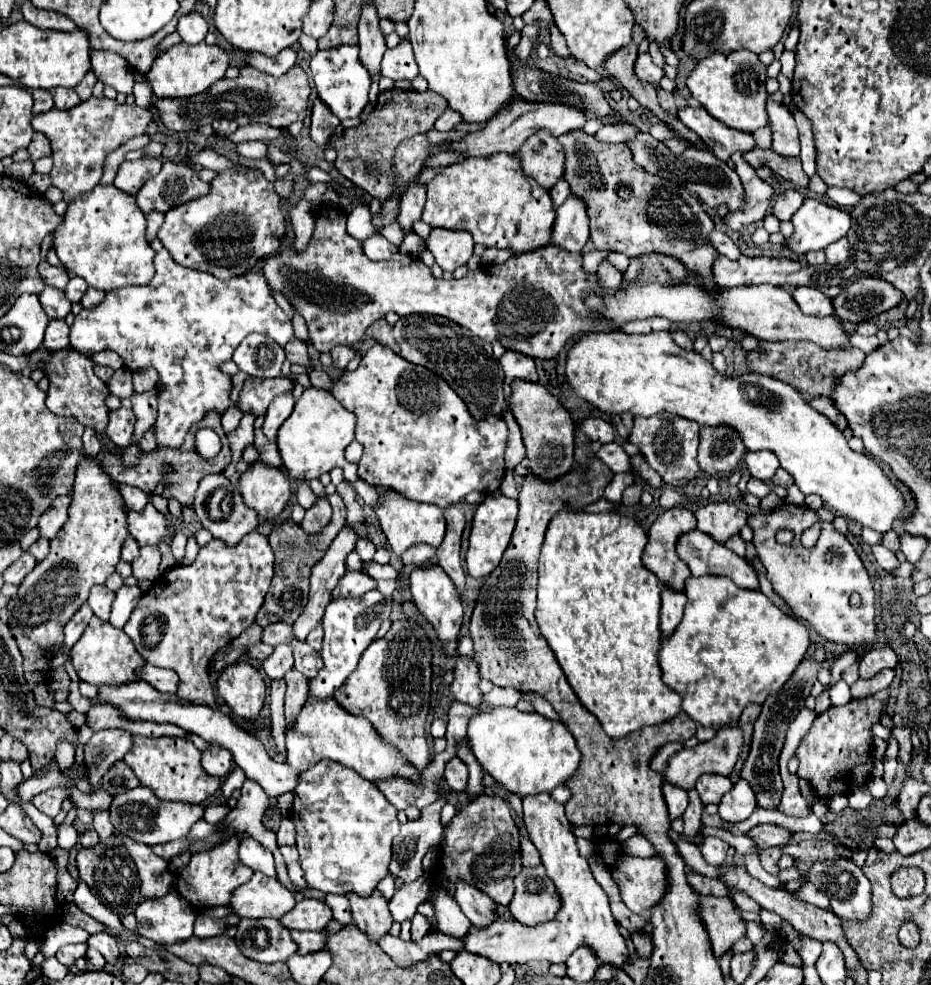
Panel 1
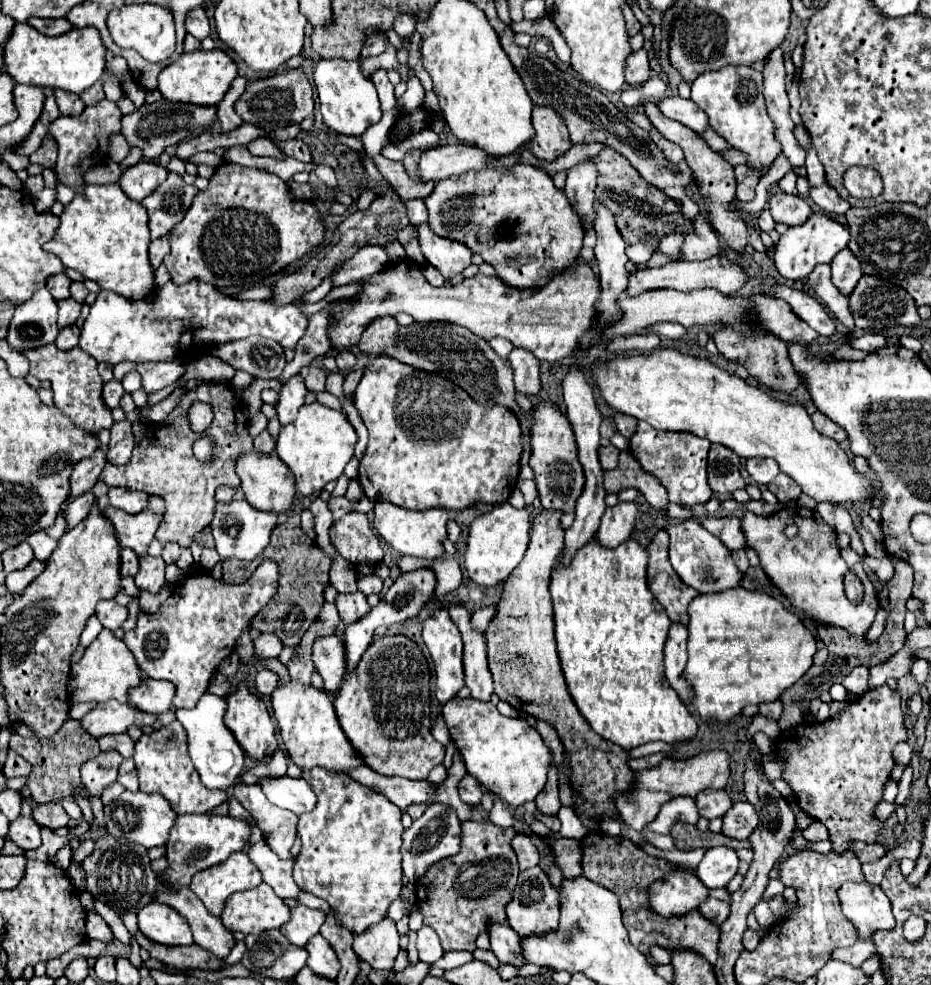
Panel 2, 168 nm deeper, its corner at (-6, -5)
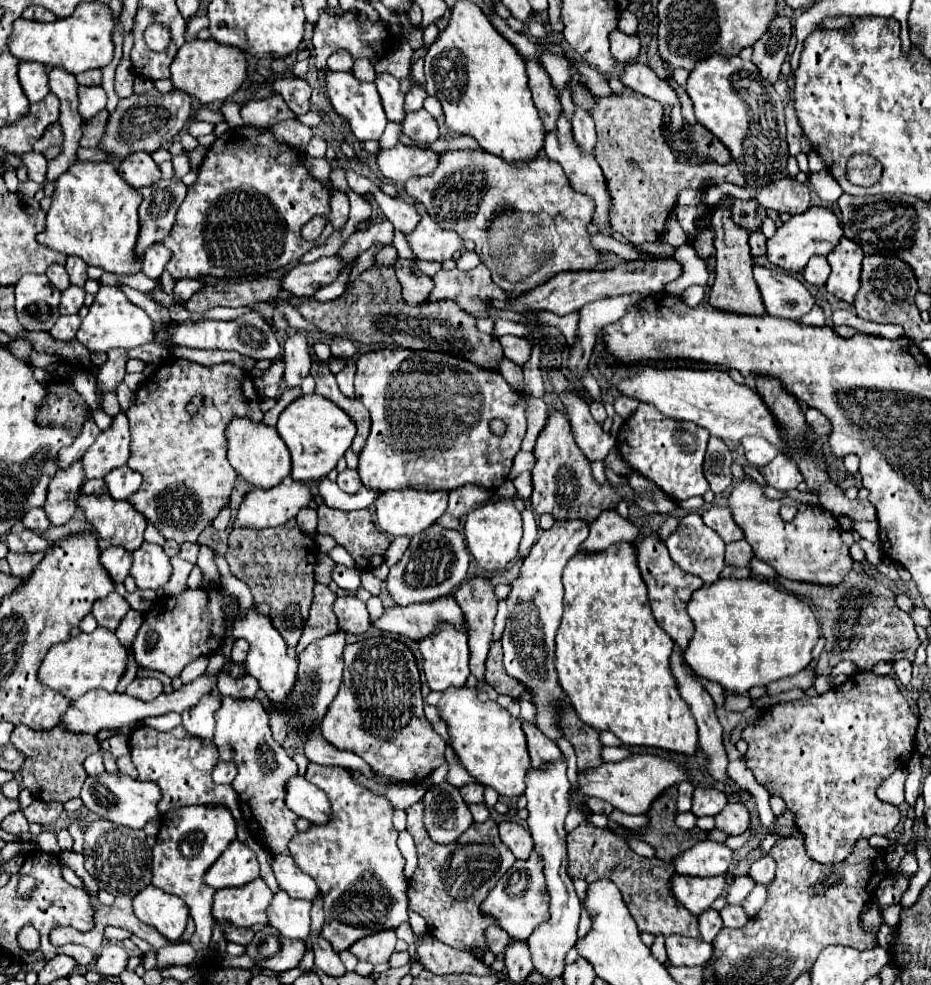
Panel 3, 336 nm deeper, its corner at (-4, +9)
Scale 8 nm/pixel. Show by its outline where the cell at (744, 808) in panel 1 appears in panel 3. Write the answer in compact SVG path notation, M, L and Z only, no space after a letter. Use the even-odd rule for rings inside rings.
M728 802L726 808L720 814L716 814L716 828L726 834L738 836L746 832L748 826L750 826L750 812L744 802Z

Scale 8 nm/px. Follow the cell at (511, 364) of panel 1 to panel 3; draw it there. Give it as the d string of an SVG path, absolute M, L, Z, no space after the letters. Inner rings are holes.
M500 336L498 340L504 348L504 356L508 360L512 360L514 364L524 366L530 360L532 344L528 342L528 338L524 338L524 336Z

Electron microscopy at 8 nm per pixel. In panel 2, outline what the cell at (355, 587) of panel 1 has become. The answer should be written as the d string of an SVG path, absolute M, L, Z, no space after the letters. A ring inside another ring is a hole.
M362 592L340 594L336 600L336 608L344 624L354 624L354 620L360 620L362 616L366 616L366 612L370 612L370 606Z

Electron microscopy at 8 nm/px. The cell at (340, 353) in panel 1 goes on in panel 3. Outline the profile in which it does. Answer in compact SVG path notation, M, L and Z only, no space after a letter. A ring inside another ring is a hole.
M336 336L332 342L330 342L330 348L332 348L332 356L334 358L352 358L356 354L356 346L352 340L348 338L342 338L342 336Z

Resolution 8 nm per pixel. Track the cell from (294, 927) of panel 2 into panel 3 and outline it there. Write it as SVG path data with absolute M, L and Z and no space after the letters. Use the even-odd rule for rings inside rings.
M284 890L274 894L272 906L268 908L268 922L286 938L306 940L310 934L310 900L290 898Z

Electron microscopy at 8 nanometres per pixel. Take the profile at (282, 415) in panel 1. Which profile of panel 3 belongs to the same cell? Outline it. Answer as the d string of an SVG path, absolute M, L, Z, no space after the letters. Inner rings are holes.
M302 332L292 334L284 344L284 382L286 388L296 388L310 372L310 350Z

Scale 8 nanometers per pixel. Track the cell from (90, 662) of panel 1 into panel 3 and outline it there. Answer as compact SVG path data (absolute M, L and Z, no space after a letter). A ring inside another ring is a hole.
M98 626L94 632L80 632L76 638L70 638L64 644L56 644L44 658L40 668L40 680L68 696L70 700L80 698L92 688L104 688L108 692L116 692L120 678L124 676L128 666L128 652L116 638L112 630Z

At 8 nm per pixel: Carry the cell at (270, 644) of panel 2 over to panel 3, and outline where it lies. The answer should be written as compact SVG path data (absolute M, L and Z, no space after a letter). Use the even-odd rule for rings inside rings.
M240 638L240 640L236 640L234 642L234 648L232 648L232 660L236 662L236 664L242 664L244 662L244 658L246 658L246 654L248 654L248 648L250 648L250 644L244 640L244 638Z

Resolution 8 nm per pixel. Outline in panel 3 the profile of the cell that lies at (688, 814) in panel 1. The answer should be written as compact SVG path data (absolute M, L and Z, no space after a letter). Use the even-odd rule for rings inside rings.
M728 904L722 908L722 920L724 920L724 926L726 928L744 928L750 920L750 916L744 912L742 906L734 906L734 904Z

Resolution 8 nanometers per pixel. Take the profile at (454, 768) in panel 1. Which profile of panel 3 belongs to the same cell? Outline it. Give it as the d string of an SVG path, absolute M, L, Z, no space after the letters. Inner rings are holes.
M464 784L460 788L460 794L462 794L464 802L476 802L476 804L484 802L484 794L482 792L484 792L482 784Z

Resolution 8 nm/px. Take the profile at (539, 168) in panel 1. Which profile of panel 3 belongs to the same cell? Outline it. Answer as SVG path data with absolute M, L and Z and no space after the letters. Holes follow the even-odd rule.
M526 62L526 72L530 78L528 86L532 90L534 106L544 122L544 130L552 132L552 130L556 130L556 122L562 114L562 104L560 104L558 92L552 86L548 72L542 66L536 66L536 62Z

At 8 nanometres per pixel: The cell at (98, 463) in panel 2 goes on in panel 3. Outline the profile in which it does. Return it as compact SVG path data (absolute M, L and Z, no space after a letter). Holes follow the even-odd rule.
M76 460L66 470L58 470L56 478L50 482L44 512L54 526L66 524L72 518L76 498L84 480L86 474L82 470L82 460Z

